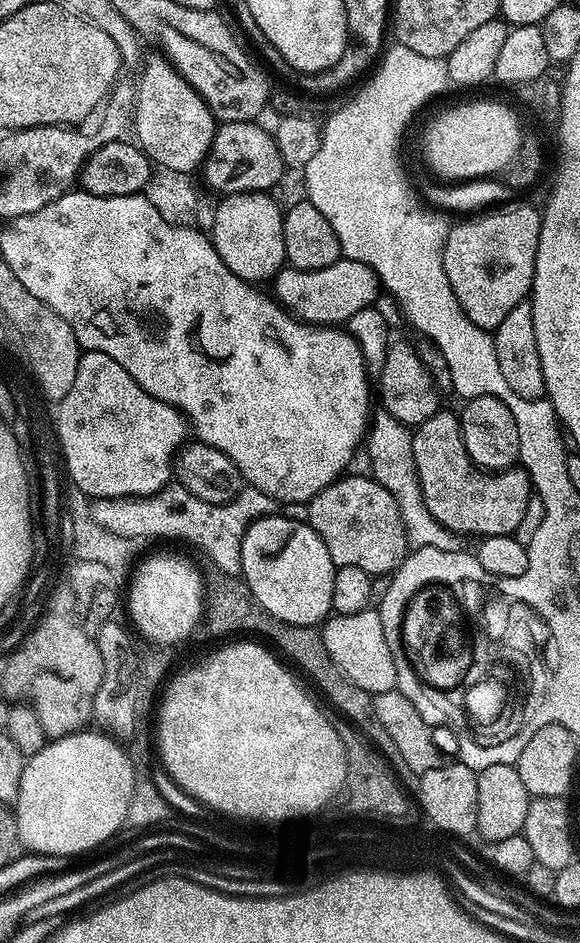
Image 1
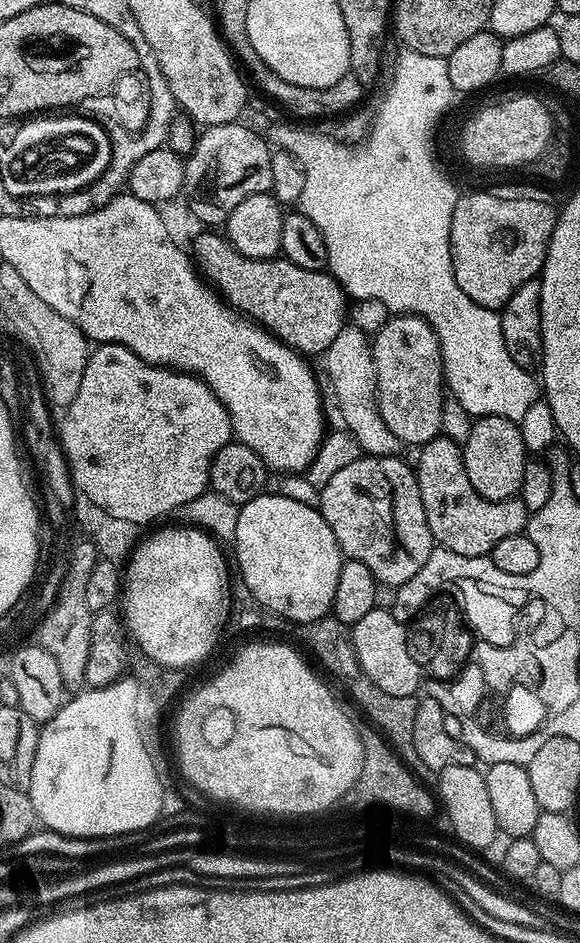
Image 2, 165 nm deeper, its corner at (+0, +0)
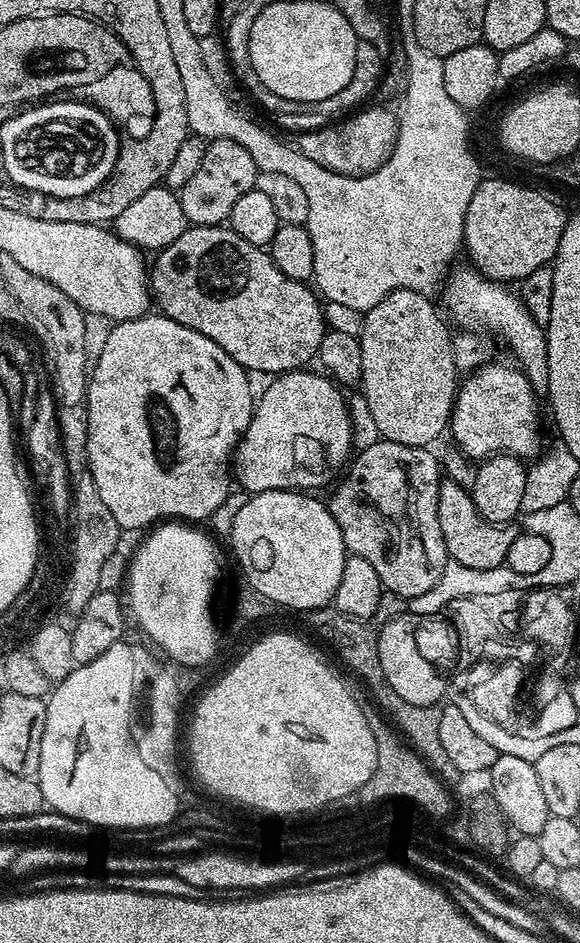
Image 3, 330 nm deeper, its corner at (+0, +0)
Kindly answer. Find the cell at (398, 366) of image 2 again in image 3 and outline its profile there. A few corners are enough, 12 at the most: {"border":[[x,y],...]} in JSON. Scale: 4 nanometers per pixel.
{"border":[[421,292],[364,313],[359,387],[383,439],[432,446],[454,336]]}

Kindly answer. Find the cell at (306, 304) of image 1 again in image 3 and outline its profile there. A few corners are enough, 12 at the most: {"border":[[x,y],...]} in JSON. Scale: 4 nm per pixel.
{"border":[[189,226],[150,296],[249,373],[319,357],[317,293],[231,226]]}

